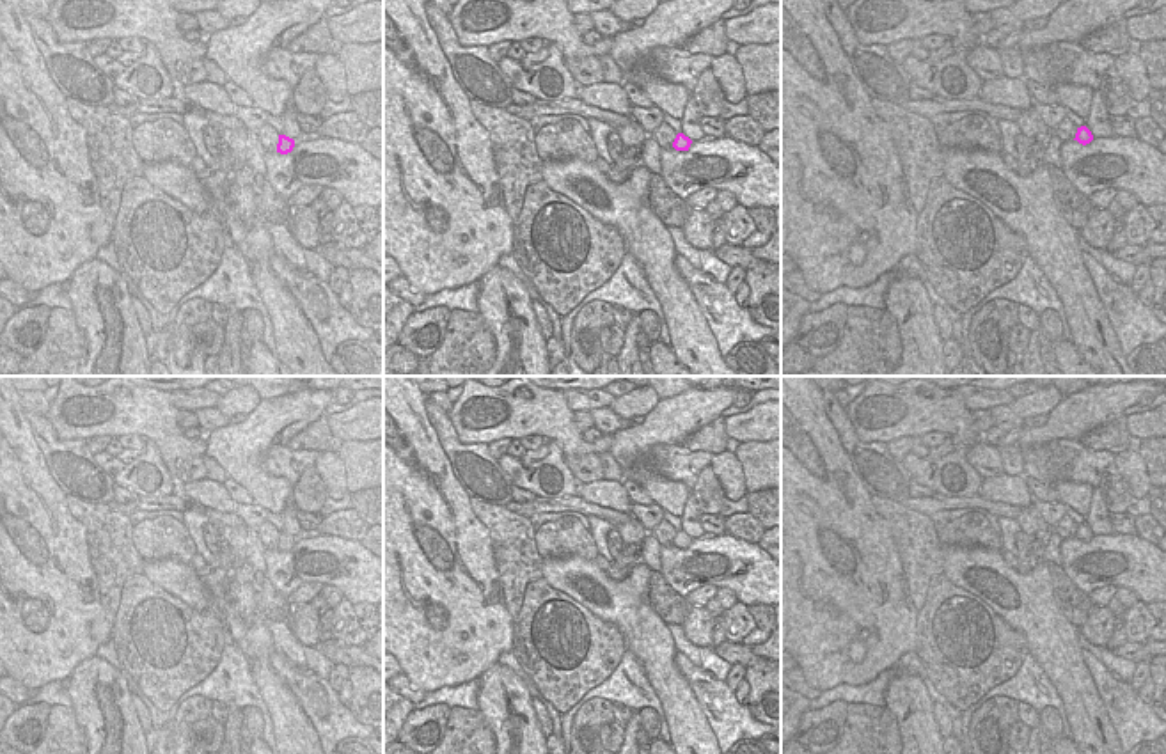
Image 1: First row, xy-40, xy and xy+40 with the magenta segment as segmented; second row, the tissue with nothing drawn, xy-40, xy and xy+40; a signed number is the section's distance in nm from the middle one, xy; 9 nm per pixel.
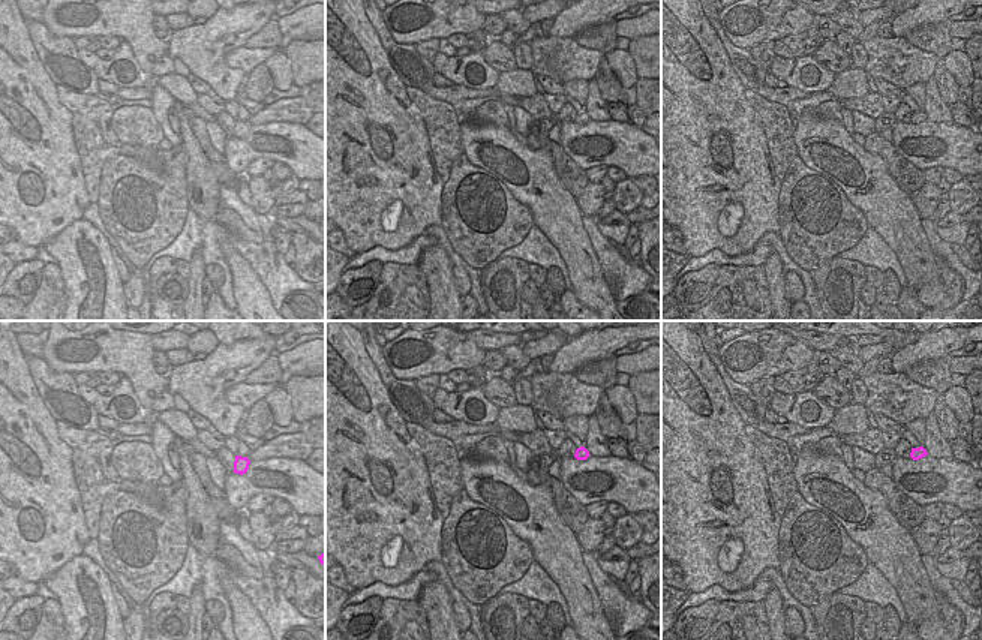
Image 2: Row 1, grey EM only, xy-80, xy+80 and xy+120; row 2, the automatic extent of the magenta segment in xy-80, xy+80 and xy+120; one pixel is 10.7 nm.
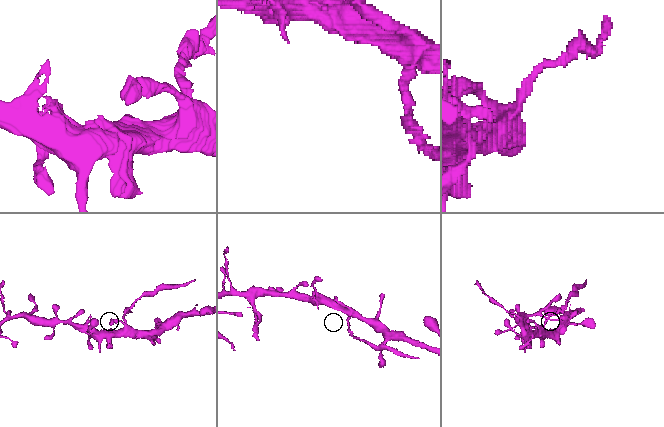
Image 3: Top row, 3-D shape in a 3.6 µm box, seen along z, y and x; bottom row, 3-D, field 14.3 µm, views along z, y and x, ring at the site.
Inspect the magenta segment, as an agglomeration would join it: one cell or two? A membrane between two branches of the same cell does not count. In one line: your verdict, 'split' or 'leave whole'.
split

